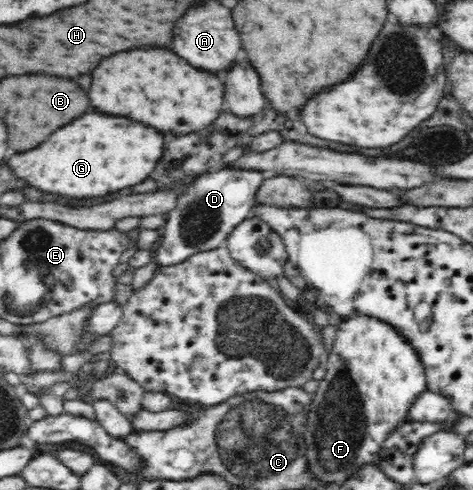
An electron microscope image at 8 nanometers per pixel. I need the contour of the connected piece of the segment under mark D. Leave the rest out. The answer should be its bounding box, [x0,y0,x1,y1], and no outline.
[155,165,264,265]

